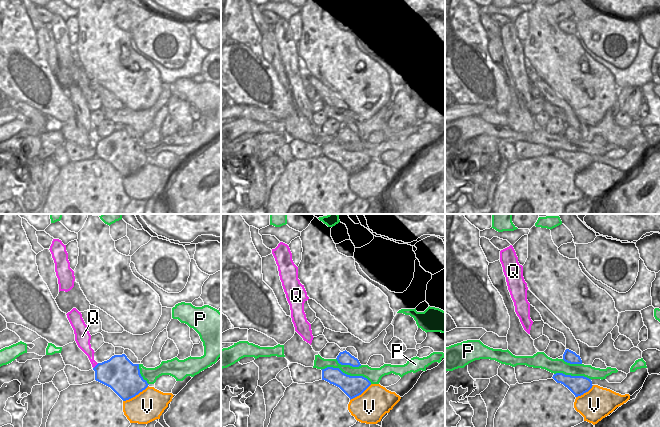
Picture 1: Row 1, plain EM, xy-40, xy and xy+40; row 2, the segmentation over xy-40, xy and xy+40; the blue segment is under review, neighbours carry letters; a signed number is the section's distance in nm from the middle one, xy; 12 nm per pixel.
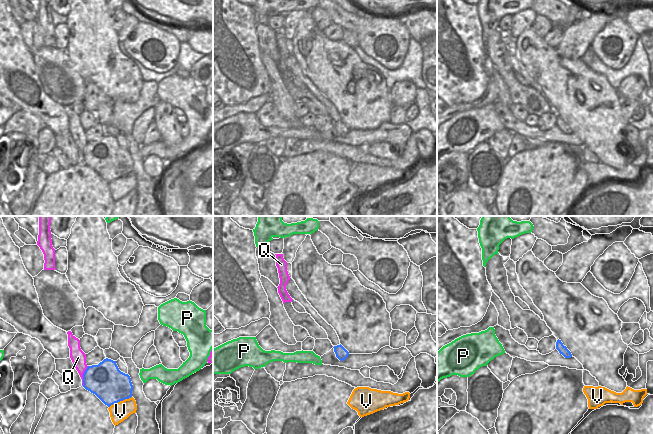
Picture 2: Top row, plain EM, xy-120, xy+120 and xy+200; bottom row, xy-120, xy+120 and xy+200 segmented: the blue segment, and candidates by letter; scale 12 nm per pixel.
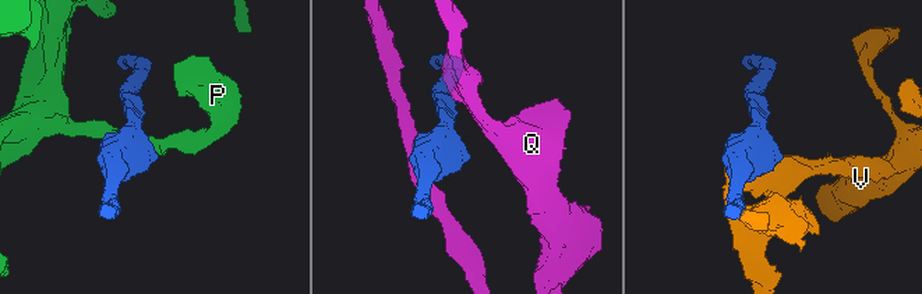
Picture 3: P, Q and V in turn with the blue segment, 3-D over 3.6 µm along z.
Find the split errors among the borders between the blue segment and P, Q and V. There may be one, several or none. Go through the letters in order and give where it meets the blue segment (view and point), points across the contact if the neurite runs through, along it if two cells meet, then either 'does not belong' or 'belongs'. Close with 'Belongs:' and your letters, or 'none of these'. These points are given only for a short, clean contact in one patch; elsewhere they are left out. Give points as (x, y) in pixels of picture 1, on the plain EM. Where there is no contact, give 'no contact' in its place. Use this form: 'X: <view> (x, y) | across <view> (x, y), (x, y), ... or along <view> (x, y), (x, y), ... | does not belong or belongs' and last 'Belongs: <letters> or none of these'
P: xy (346, 150) | does not belong
Q: xy-40 (95, 142) | does not belong
V: xy-40 (135, 171) | does not belong
Belongs: none of these

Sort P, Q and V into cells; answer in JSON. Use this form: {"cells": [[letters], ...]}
{"cells": [["P"], ["Q"], ["V"]]}

